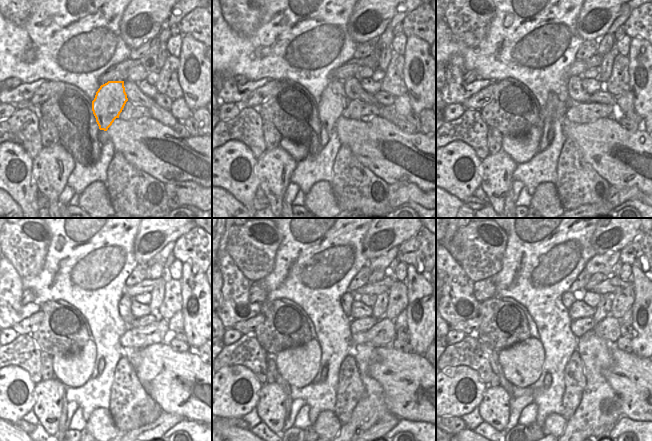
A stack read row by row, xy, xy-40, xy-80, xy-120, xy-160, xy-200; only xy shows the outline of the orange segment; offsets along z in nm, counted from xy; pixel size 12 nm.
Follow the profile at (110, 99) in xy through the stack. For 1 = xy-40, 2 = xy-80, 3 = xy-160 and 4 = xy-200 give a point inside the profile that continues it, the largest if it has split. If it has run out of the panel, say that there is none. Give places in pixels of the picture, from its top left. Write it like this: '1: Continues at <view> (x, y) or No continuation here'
1: Continues at xy-40 (333, 101)
2: Continues at xy-80 (554, 107)
3: Continues at xy-160 (323, 377)
4: Continues at xy-200 (547, 380).

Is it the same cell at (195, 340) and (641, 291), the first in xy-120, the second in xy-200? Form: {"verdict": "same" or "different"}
{"verdict": "same"}

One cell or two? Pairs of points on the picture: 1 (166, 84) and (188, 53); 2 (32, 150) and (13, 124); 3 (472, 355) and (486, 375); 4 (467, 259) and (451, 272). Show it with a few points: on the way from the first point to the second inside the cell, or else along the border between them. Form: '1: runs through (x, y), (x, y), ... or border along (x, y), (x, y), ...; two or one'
1: border along (178, 58), (179, 85), (182, 89); two
2: runs through (31, 144), (19, 130); one
3: runs through (476, 360), (484, 370); one
4: border along (459, 263), (474, 282); two

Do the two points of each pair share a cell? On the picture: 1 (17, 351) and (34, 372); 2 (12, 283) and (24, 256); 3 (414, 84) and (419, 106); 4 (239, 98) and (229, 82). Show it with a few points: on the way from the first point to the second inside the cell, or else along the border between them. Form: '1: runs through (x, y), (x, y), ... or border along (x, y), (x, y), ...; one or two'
1: runs through (22, 356), (33, 367); one
2: border along (10, 262), (21, 278); two
3: runs through (419, 89), (419, 101); one
4: runs through (235, 94), (230, 89), (230, 86); one

